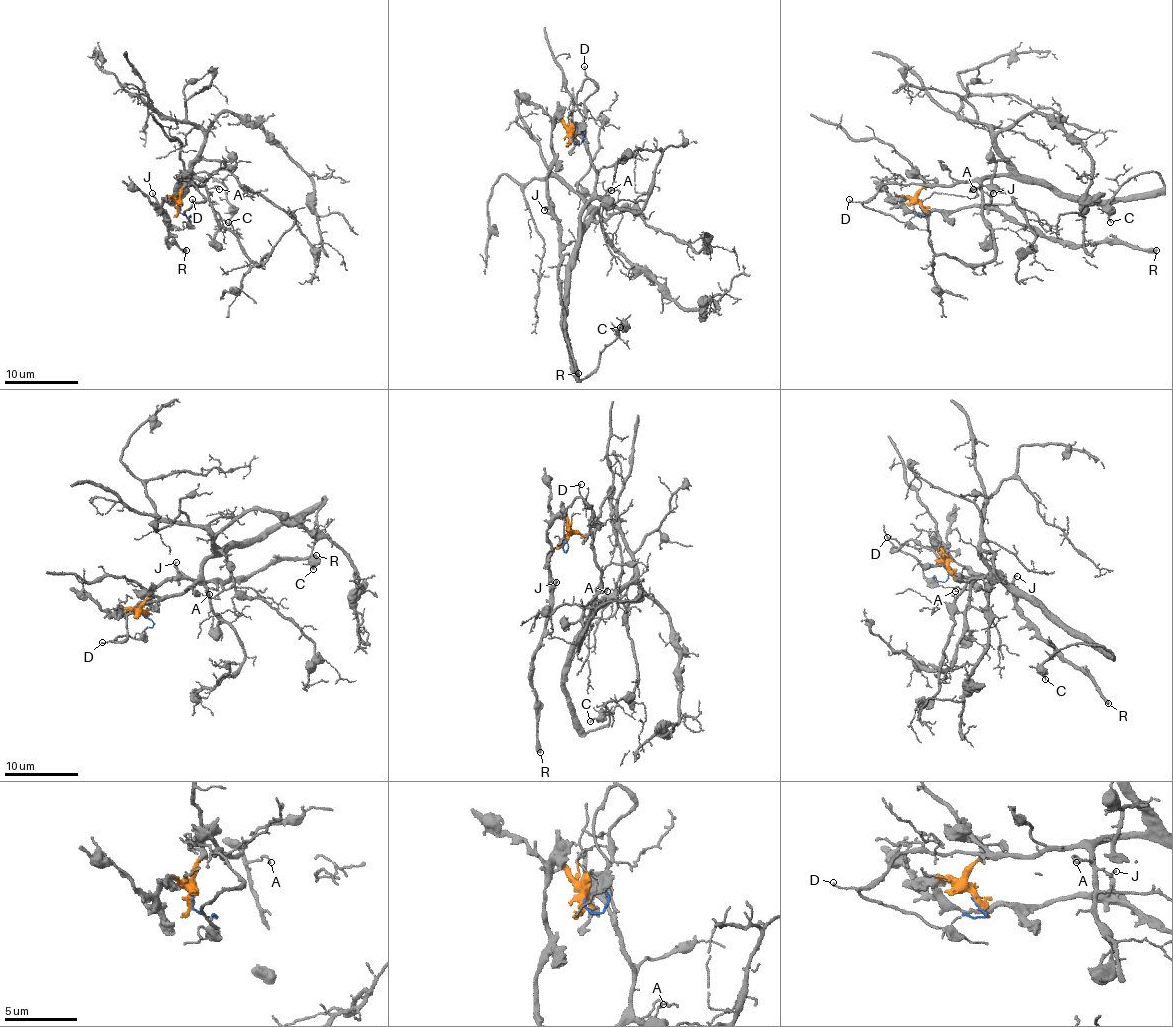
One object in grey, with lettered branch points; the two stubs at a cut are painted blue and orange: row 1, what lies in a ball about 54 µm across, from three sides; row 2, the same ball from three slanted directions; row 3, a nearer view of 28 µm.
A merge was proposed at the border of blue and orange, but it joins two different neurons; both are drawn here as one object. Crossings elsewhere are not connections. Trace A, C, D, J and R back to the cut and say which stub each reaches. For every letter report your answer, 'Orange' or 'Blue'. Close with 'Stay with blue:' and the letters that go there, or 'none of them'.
A: Blue
C: Blue
D: Blue
J: Orange
R: Orange
Stay with blue: A, C, D

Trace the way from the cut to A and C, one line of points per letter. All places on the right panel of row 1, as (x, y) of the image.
A: (922, 210), (926, 215), (904, 222), (861, 204), (884, 184), (976, 182), (980, 187), (972, 186), (972, 189)
C: (922, 210), (861, 204), (994, 176), (1120, 200), (1155, 193), (1153, 171), (1111, 222)

